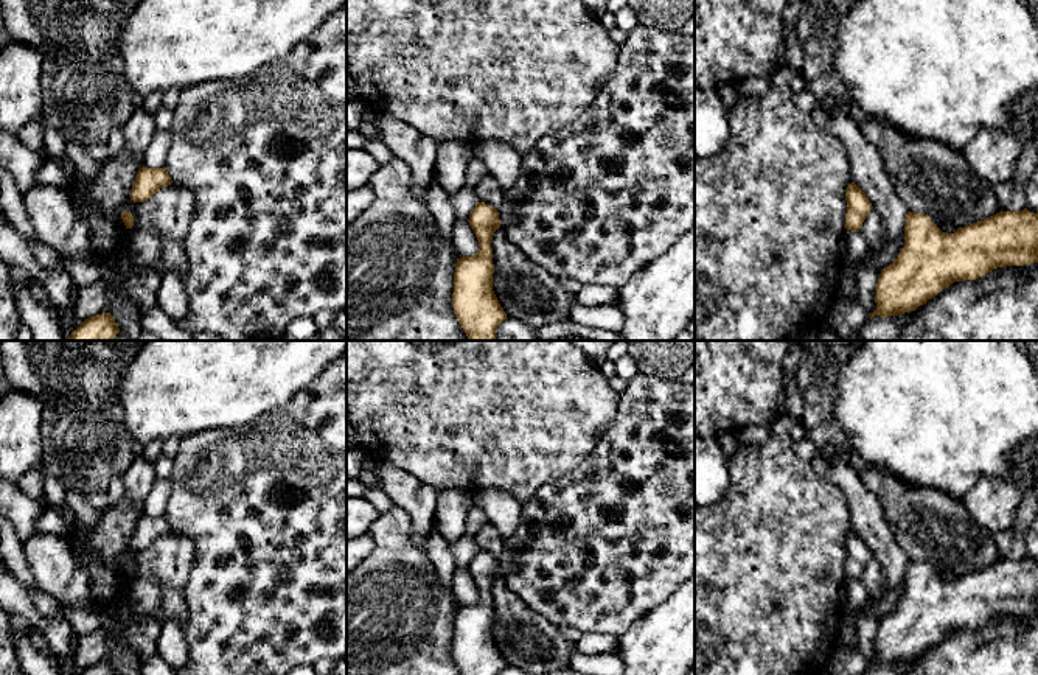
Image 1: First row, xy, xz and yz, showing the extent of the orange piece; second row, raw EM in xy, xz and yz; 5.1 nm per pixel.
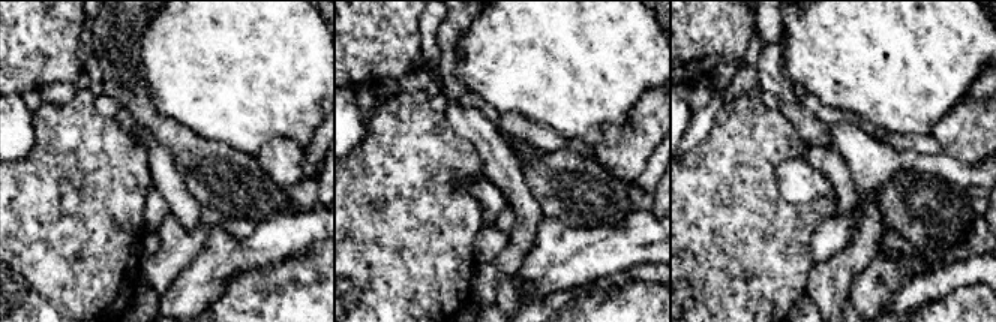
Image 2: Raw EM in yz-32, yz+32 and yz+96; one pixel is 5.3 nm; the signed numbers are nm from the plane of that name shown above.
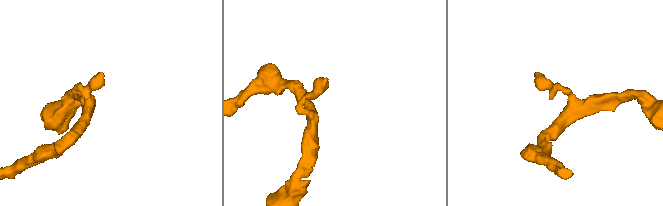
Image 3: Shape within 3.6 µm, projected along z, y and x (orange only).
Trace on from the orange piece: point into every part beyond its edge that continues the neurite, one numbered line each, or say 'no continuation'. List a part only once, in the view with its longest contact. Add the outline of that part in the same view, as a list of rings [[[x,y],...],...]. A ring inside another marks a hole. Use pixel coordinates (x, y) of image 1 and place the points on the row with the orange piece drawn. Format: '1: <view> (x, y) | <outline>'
no continuation

